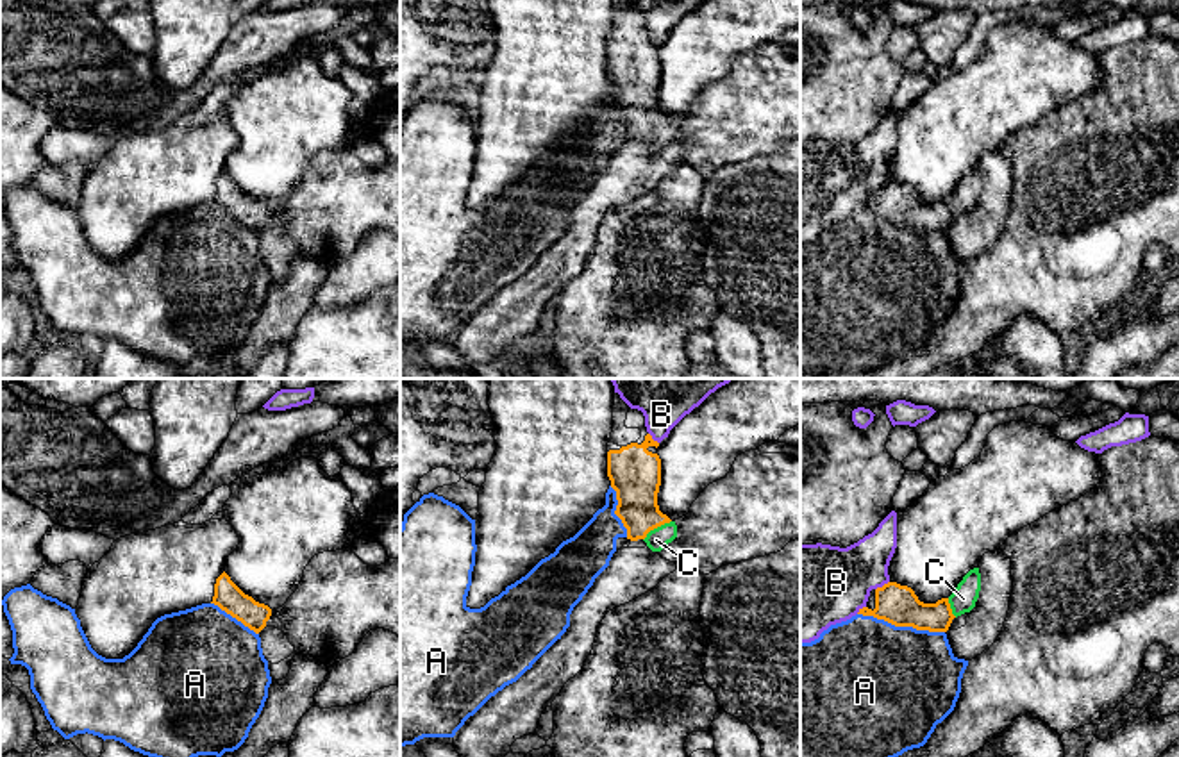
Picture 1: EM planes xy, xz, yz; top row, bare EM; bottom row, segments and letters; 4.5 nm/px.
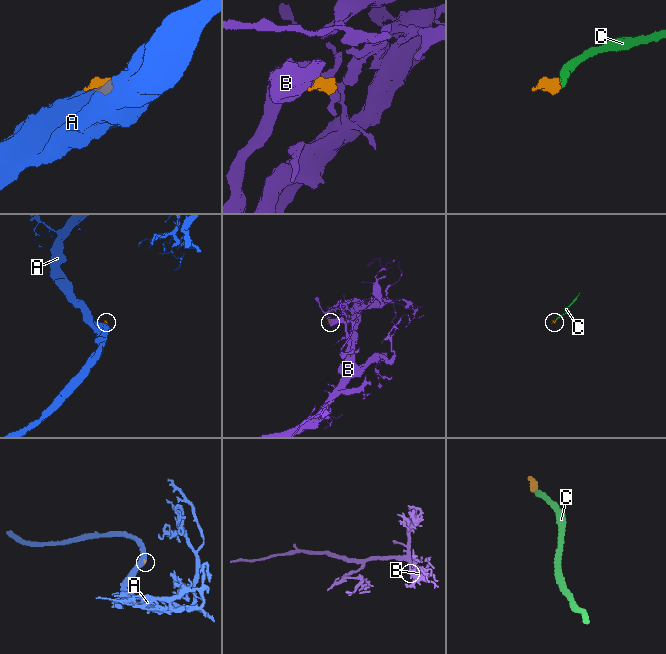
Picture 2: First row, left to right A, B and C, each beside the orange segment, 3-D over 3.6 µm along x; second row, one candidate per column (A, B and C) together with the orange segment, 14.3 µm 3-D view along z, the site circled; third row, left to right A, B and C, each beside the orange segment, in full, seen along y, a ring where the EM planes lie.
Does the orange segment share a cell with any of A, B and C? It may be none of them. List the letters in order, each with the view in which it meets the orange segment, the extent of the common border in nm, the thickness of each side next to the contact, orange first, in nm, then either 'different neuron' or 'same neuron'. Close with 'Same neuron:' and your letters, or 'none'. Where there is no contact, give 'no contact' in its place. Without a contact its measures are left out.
A: yz | 400 nm | 180/500 nm | different neuron
B: yz | 80 nm | 180/360 nm | different neuron
C: xz | 160 nm | 220/100 nm | same neuron
Same neuron: C

